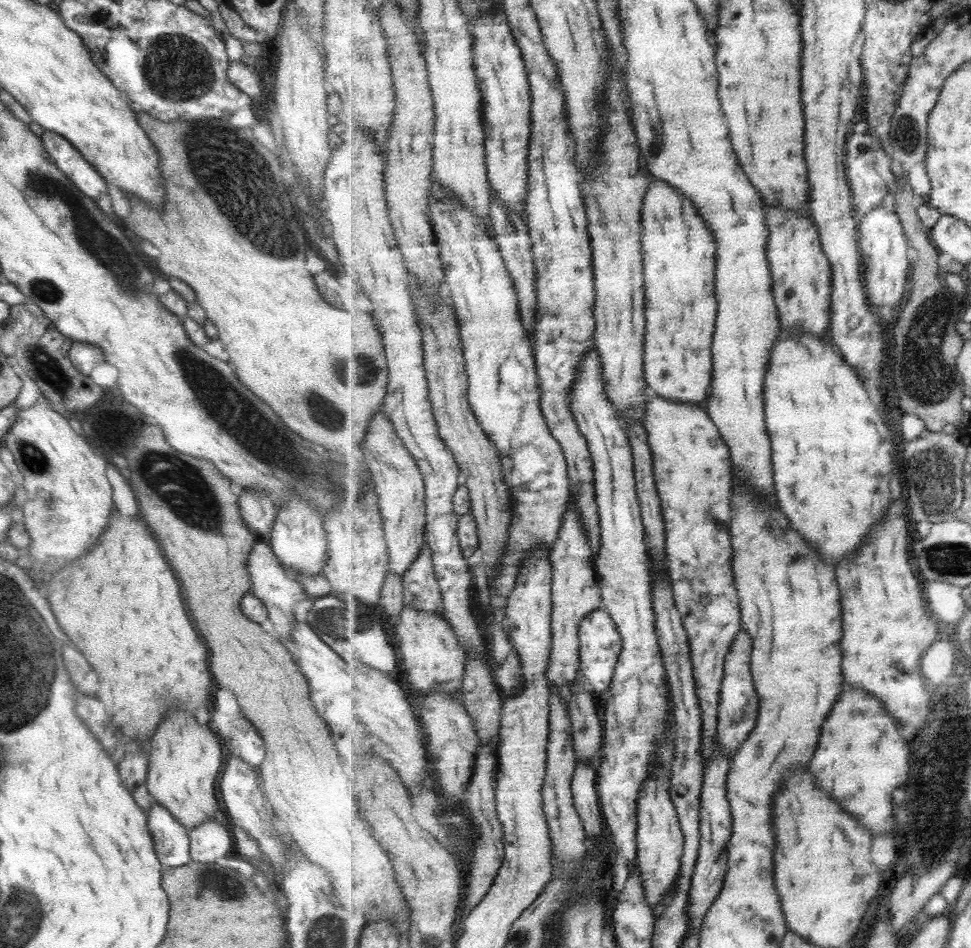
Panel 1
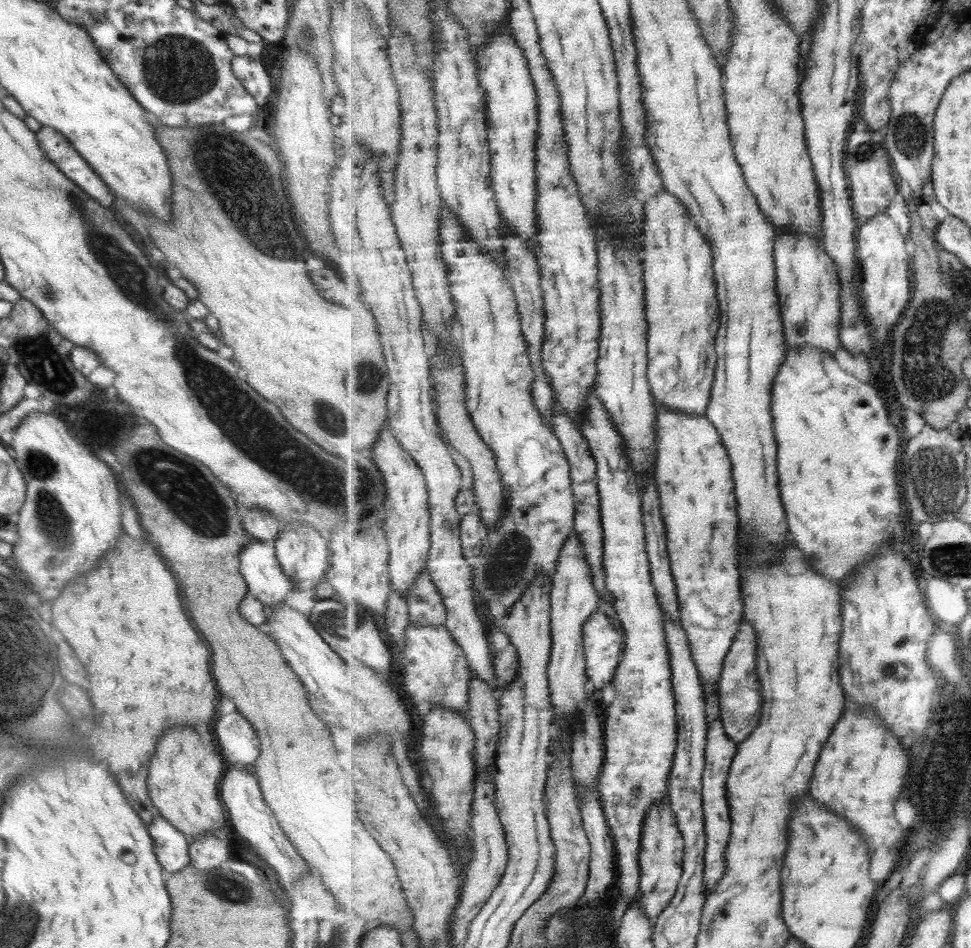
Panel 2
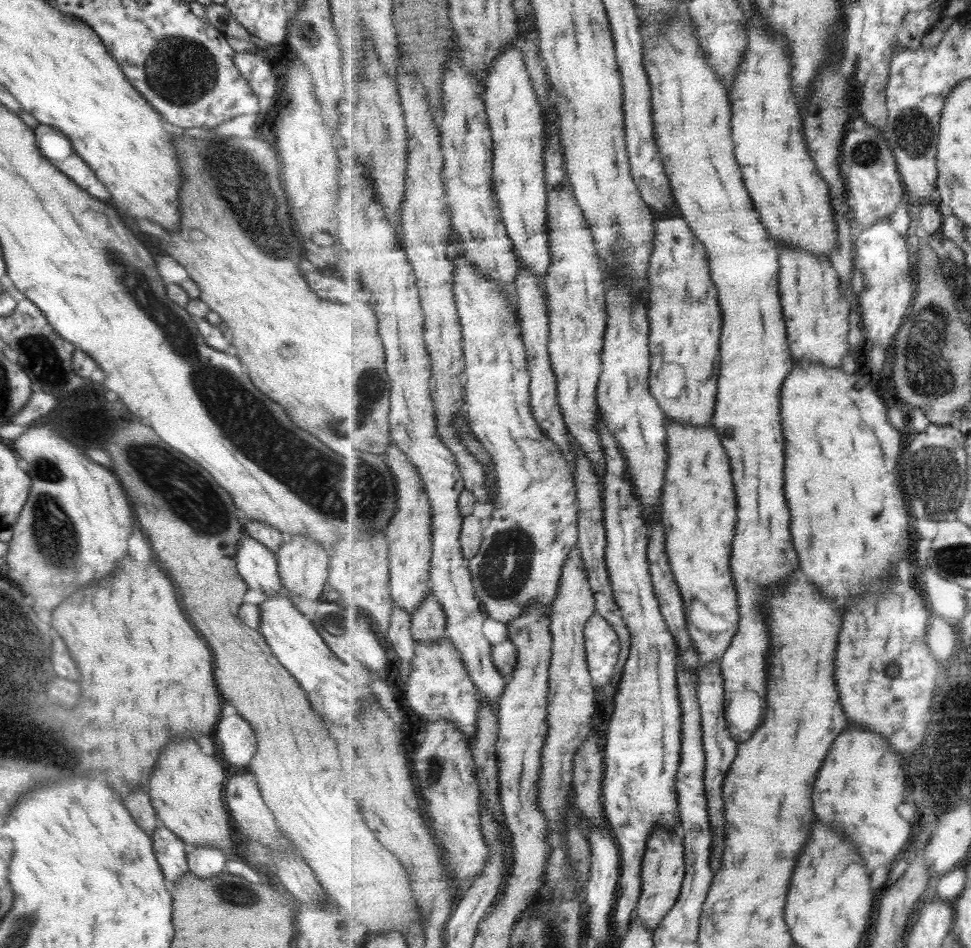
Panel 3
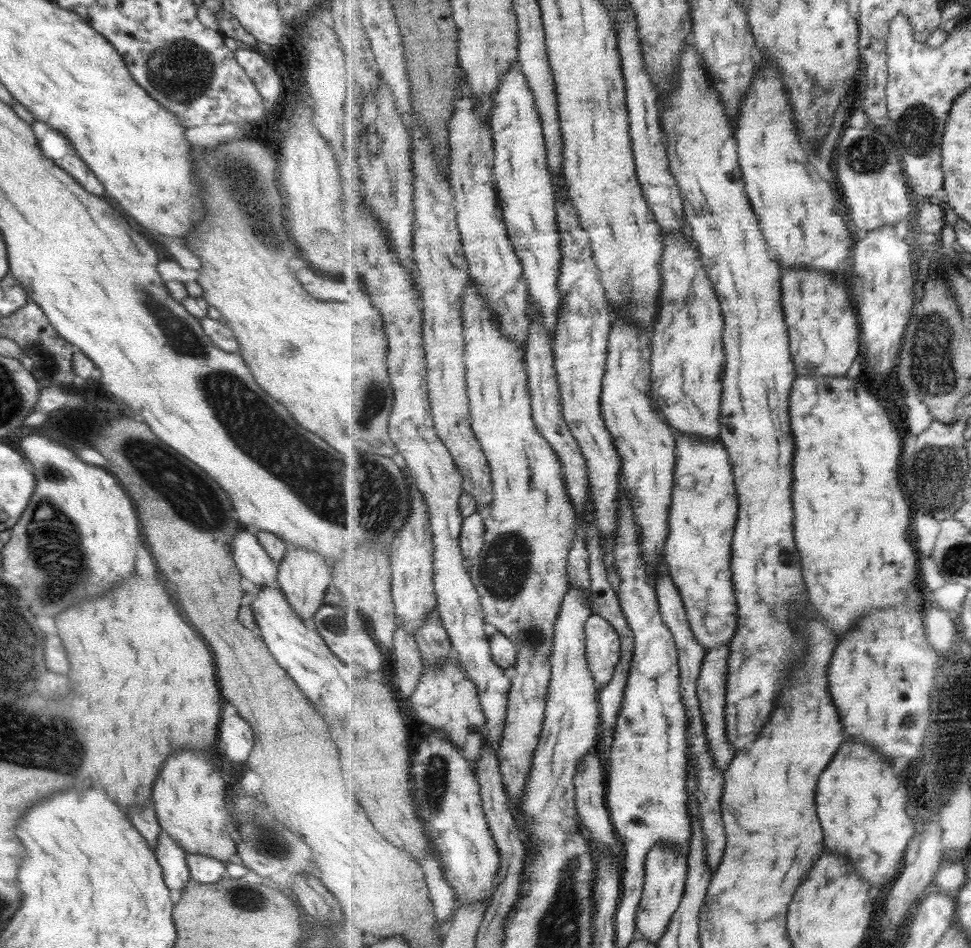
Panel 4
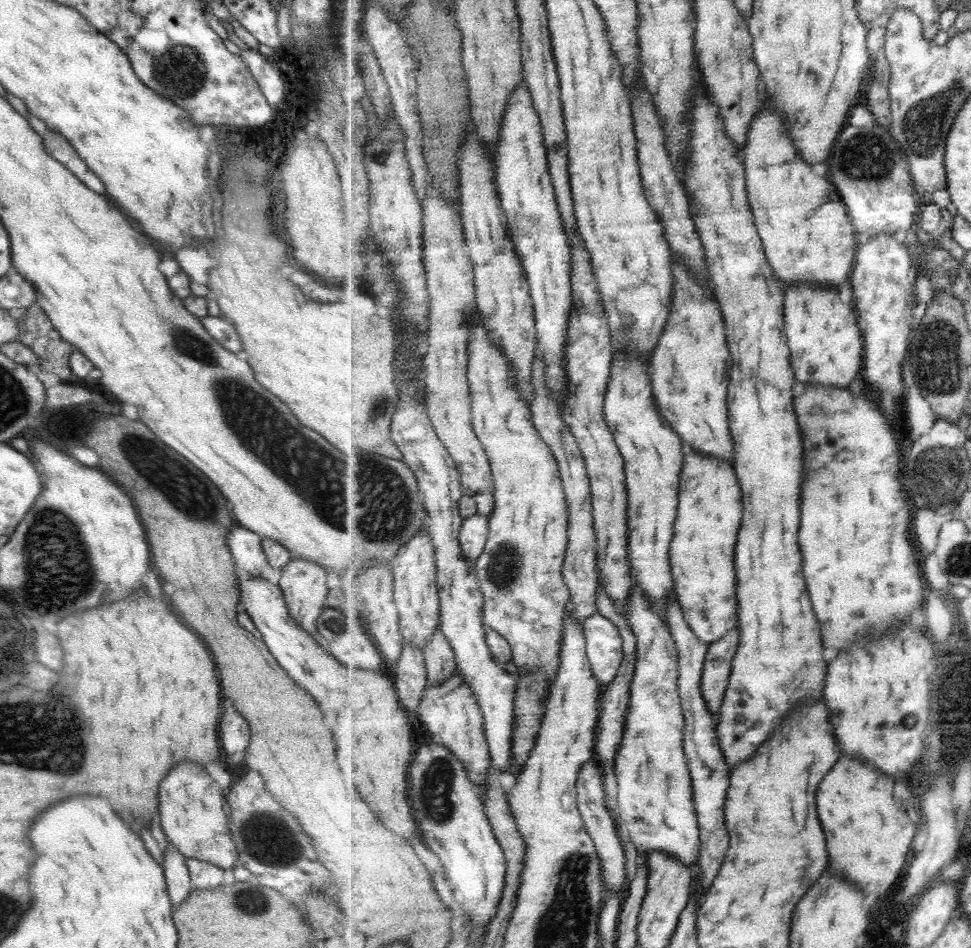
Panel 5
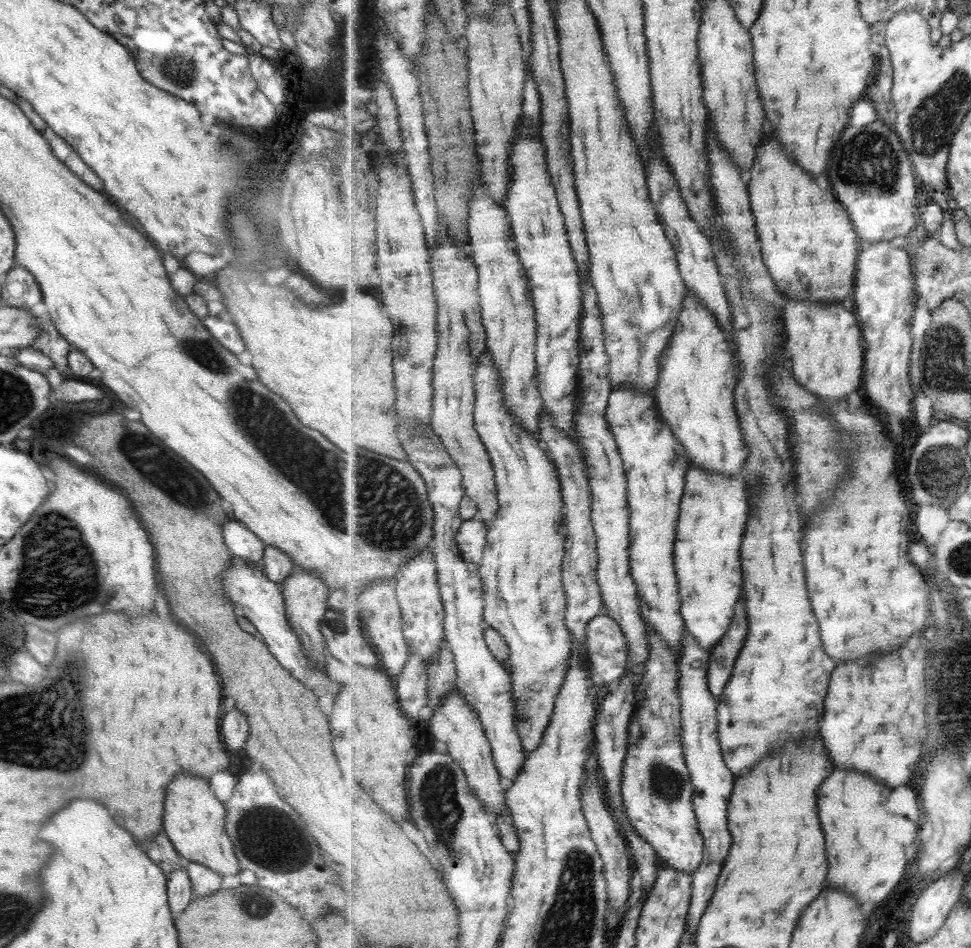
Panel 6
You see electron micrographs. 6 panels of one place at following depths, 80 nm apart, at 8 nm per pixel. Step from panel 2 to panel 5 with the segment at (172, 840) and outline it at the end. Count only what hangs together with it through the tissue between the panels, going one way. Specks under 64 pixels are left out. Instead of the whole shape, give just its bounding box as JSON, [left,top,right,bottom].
[160,841,192,904]

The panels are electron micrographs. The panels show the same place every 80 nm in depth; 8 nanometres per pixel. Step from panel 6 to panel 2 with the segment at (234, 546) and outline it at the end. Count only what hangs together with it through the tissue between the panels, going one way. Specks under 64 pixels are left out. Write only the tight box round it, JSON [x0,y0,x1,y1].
[239,540,294,607]

